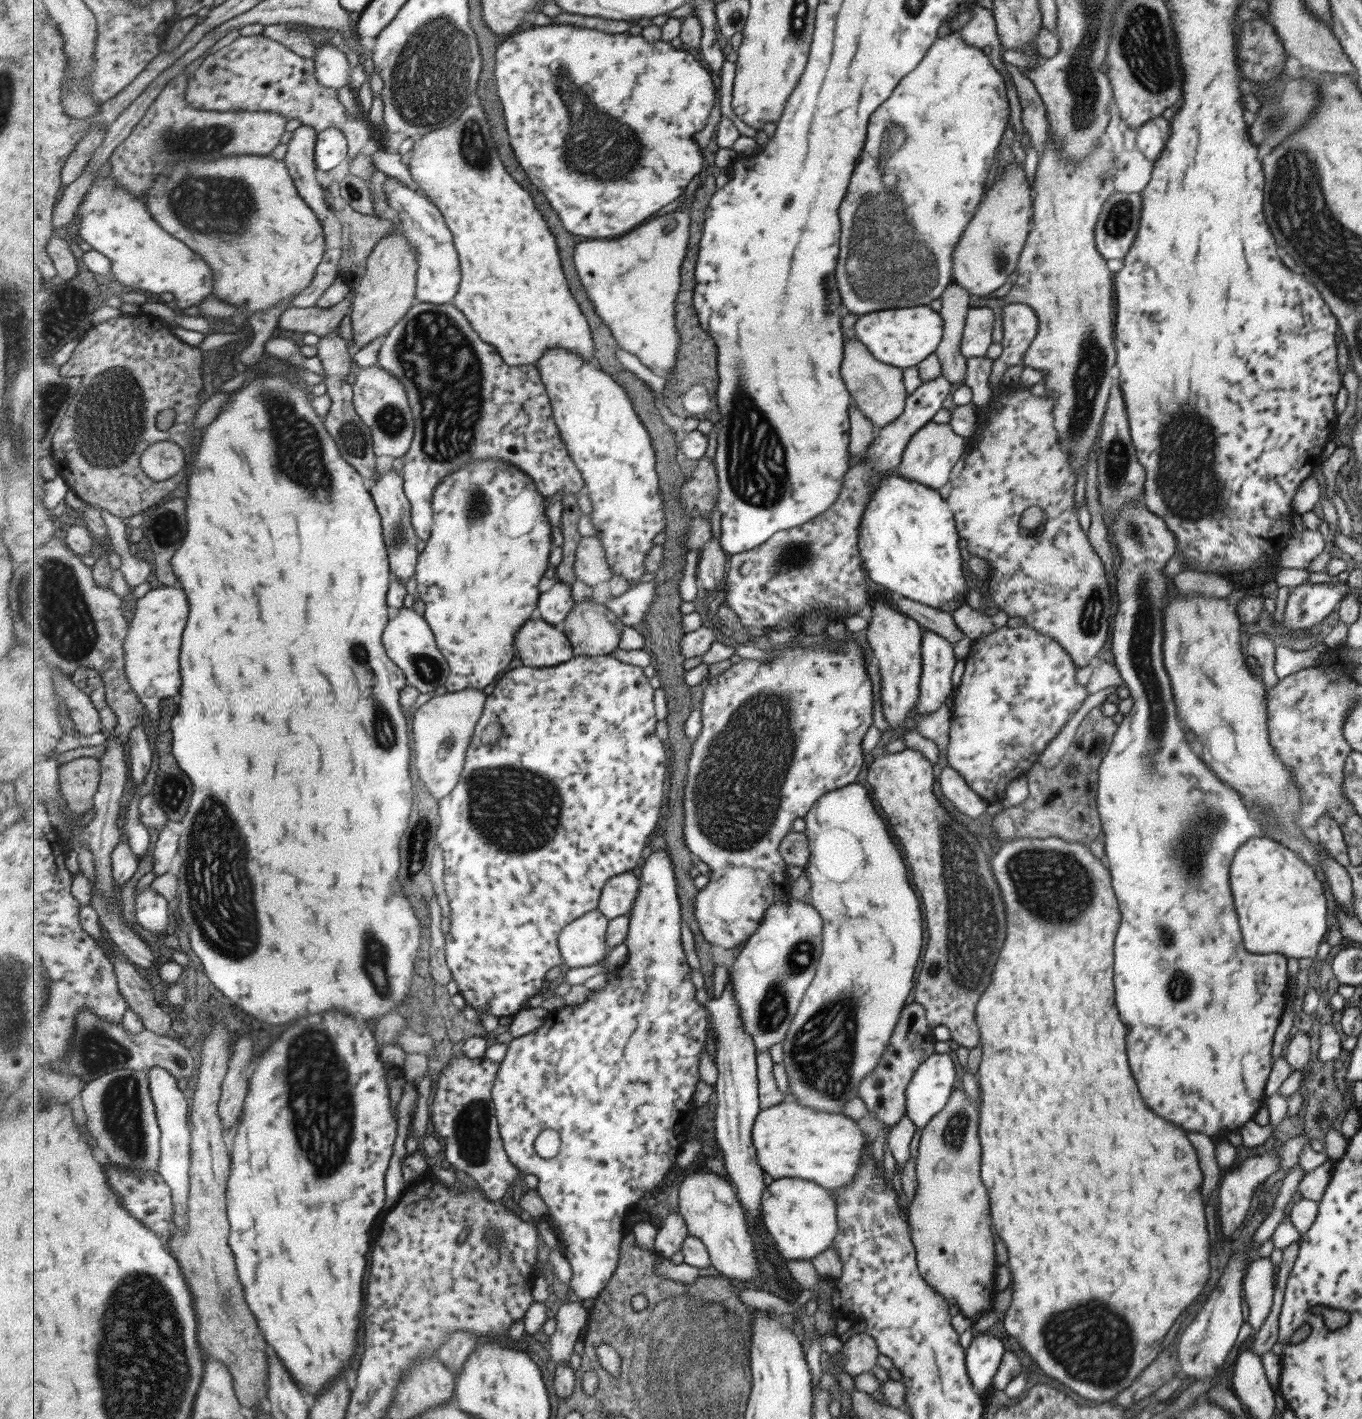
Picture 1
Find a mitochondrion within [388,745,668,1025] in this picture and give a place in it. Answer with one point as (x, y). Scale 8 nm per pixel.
(512, 810)

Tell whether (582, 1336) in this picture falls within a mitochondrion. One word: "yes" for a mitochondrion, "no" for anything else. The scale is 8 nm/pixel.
no

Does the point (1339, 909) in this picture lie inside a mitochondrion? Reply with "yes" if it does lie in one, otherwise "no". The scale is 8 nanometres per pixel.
no

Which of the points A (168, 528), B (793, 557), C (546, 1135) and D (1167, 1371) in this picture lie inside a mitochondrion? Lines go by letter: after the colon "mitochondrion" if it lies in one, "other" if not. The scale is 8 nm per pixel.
A: mitochondrion
B: mitochondrion
C: other
D: other

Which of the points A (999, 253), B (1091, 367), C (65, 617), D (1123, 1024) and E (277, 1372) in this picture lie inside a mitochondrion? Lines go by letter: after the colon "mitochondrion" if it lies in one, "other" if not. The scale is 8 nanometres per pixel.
A: mitochondrion
B: mitochondrion
C: mitochondrion
D: other
E: other

